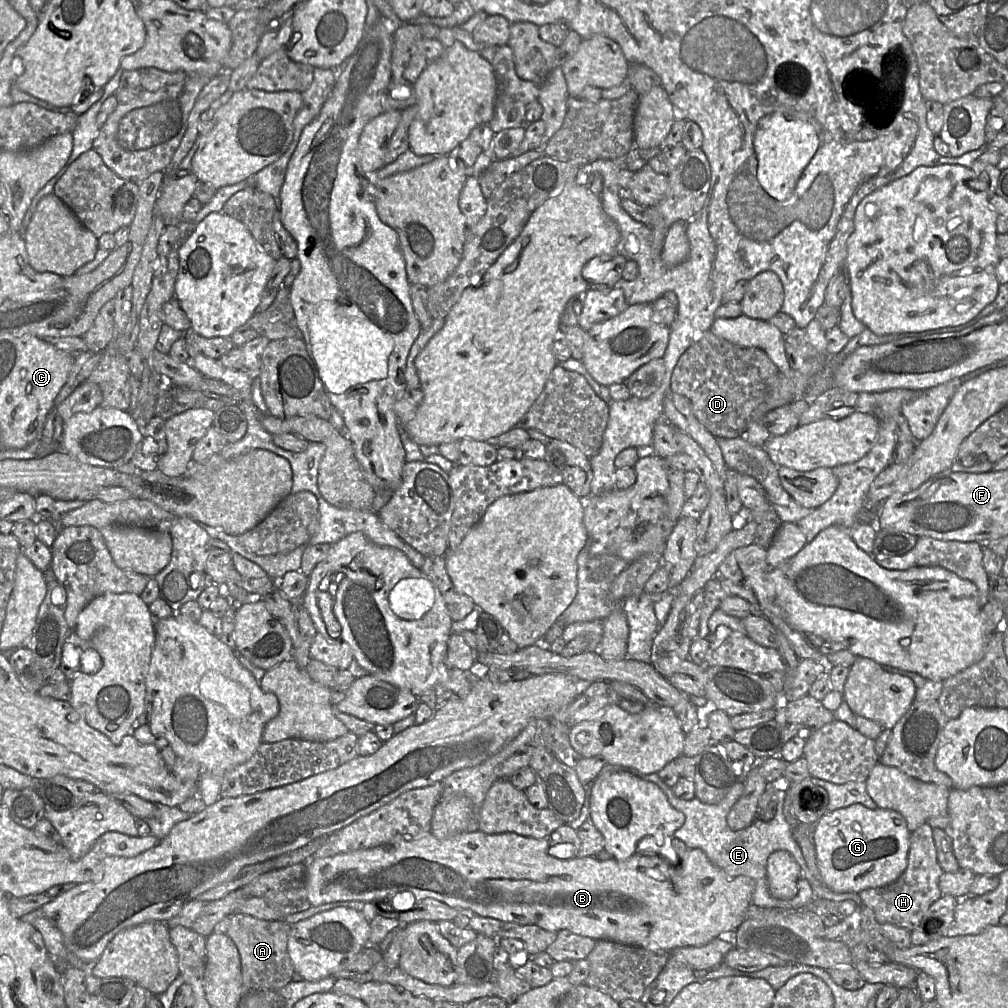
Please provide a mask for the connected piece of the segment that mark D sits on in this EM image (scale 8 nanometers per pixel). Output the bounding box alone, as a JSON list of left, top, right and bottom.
[670,330,778,438]

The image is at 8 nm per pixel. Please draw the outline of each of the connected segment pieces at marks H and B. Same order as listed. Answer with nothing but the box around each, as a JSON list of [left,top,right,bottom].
[[858,823,943,931],[305,830,755,952]]

